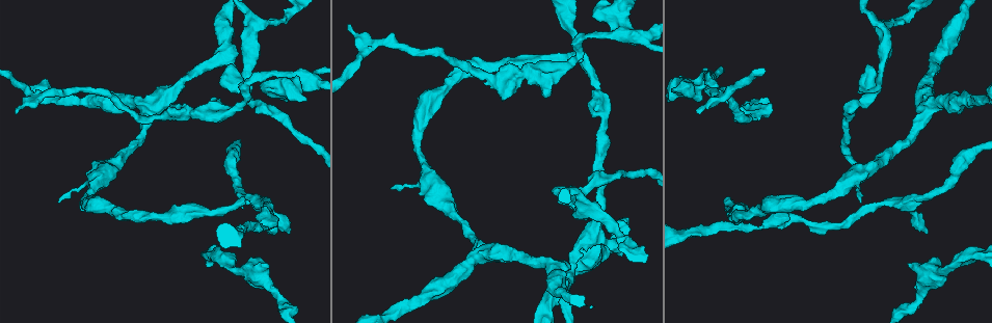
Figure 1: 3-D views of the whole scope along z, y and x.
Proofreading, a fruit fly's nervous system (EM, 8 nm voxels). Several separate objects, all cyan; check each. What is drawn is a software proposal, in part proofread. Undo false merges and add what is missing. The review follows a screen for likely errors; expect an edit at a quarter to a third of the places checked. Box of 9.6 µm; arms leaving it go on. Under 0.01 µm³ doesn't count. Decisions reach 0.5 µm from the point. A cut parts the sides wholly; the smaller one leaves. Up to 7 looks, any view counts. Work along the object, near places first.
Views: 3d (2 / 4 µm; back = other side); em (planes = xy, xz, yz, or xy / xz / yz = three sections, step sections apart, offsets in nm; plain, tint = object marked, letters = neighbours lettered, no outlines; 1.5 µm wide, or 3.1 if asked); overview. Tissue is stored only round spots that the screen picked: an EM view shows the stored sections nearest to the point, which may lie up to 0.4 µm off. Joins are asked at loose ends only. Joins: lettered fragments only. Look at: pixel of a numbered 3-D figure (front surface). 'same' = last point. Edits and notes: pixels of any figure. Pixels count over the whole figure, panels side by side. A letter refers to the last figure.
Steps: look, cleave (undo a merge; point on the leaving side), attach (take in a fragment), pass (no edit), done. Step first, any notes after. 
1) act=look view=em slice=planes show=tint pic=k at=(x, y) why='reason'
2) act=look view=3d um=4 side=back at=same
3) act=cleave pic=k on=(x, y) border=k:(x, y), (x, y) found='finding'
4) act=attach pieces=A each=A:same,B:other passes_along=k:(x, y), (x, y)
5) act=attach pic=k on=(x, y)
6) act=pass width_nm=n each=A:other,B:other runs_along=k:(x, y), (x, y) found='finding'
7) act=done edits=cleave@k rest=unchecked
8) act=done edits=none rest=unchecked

act=look view=em slice=planes show=tint pic=1 at=(620, 28) why='thin arm on a thick one'

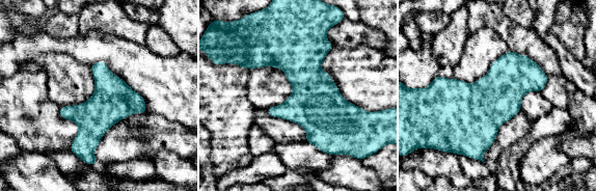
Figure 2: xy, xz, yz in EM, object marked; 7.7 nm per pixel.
act=look view=em slice=planes show=letters at=same

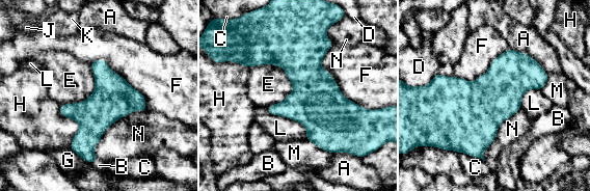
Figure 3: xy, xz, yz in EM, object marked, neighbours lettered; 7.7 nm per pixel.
act=pass width_nm=320 longest_contact=F:600nm each=A:other,B:other,C:other,D:other,E:other,F:other,G:other,H:other,J:other,K:other,L:other,M:other,N:other found='continuous, no second neuron'

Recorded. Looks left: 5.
act=look view=3d um=4 pic=1 at=(182, 111)

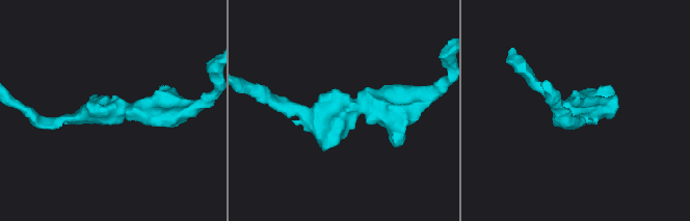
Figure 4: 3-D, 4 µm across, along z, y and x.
act=look view=em slice=xy step=8 show=tint pic=4 at=(112, 111) why='now the EM'

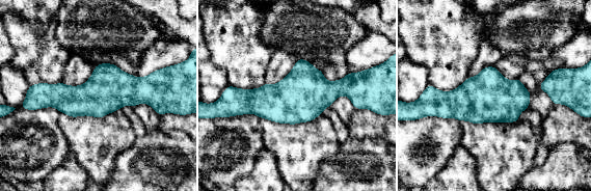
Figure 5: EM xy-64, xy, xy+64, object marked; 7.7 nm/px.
act=look view=em slice=xy step=8 show=letters at=same why='see the neighbours'

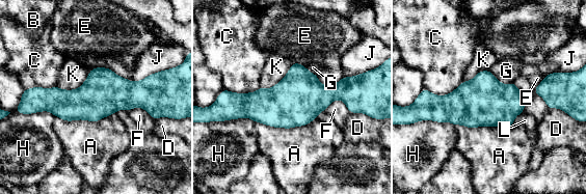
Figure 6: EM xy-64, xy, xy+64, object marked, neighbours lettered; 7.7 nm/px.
act=pass width_nm=340 each=A:other,B:other,C:other,D:other,E:other,F:other,G:other,H:other,J:other,K:other,L:other found='continuous, no second neuron'

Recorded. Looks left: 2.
act=done edits=none rest=unchecked

